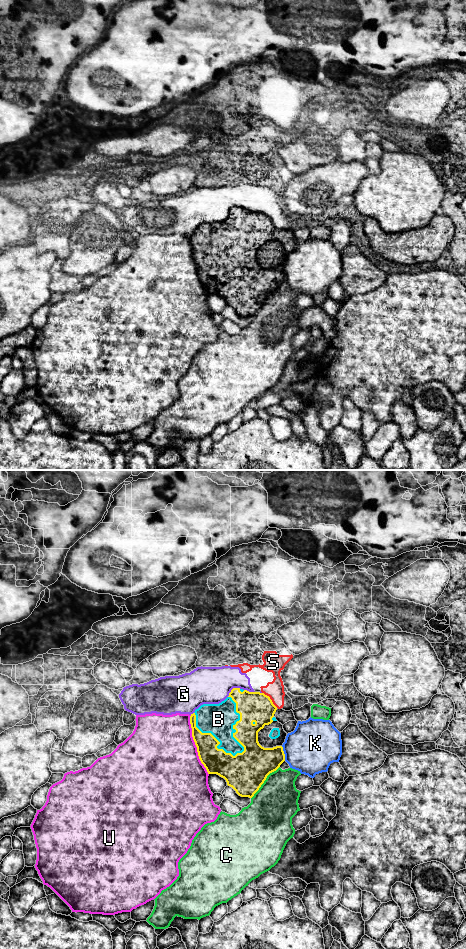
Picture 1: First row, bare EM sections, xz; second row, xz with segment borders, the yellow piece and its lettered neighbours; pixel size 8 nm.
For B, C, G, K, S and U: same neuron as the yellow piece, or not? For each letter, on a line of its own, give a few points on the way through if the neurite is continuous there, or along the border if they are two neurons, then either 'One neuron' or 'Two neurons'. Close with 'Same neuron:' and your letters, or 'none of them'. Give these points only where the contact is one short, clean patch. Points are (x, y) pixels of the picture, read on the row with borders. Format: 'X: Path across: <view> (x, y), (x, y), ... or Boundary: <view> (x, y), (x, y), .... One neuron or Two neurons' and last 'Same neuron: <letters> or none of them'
B: One neuron
C: Two neurons
G: Two neurons
K: Two neurons
S: Boundary: xz (262, 692), (277, 707). Two neurons
U: Two neurons
Same neuron: B

